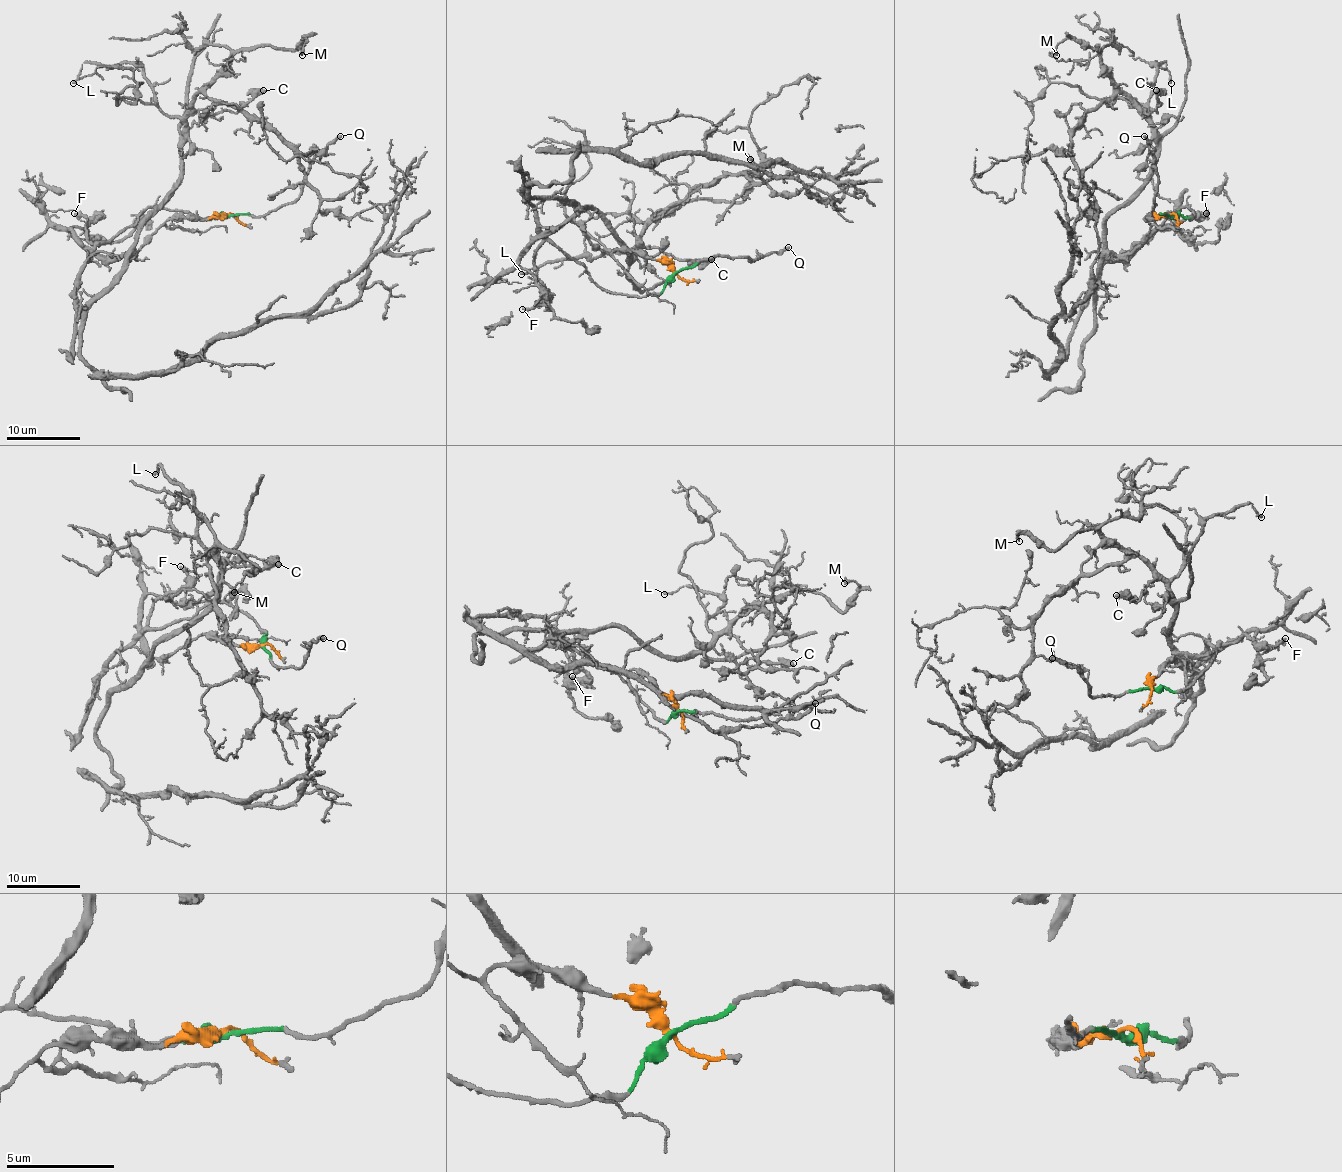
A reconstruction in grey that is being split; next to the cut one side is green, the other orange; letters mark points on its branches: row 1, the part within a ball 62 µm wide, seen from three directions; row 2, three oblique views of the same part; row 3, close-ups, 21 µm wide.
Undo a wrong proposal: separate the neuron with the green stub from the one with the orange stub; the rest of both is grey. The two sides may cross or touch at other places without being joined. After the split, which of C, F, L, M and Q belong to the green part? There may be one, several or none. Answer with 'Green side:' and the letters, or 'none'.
Green side: F, Q

